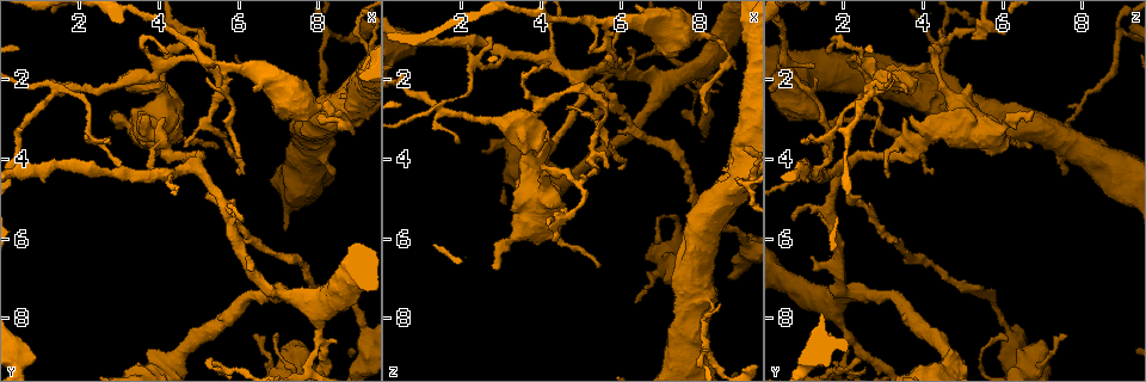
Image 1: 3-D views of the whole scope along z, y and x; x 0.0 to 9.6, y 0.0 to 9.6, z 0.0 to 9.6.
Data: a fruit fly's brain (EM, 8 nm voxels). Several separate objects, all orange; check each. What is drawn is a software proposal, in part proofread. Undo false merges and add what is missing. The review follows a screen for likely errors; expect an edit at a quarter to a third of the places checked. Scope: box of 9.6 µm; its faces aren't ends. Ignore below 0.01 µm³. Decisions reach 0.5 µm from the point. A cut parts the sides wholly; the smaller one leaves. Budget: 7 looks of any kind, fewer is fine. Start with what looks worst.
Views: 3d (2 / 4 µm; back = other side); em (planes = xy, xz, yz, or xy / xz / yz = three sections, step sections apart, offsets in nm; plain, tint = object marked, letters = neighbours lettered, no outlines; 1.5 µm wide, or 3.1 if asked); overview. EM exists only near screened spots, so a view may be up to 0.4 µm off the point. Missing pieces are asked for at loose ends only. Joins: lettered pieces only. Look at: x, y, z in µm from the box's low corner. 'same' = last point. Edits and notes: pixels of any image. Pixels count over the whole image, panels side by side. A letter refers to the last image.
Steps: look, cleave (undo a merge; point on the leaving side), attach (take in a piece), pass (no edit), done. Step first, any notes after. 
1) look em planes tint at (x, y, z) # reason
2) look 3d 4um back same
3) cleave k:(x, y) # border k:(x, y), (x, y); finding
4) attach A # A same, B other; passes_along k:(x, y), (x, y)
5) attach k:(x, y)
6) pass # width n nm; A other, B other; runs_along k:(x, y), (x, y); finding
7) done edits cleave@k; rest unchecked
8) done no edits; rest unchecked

look em yz step 8 letters at (6.10, 3.95, 1.50) # tapers out

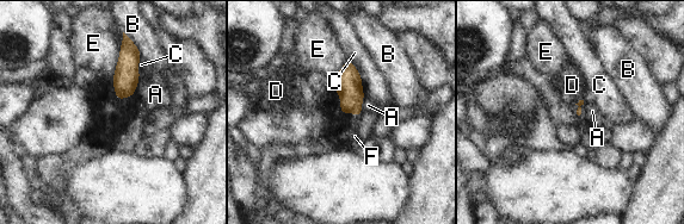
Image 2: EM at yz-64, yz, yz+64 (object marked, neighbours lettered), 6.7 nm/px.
attach F # longest_contact C 280 nm; A other, B other, C other, D other, E other, F same; it goes on there

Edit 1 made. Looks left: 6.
look 3d 4um at (5.35, 1.65, 4.20) # sharp bend

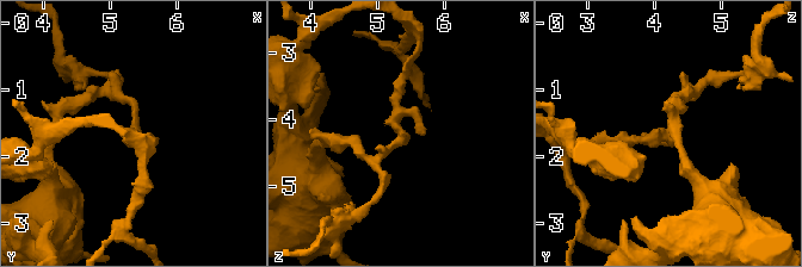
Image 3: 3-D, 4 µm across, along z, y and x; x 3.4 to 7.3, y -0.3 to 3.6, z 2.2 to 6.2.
look em planes tint at (5.35, 1.70, 4.20) # now the EM

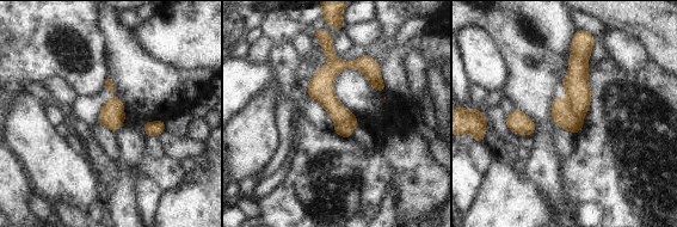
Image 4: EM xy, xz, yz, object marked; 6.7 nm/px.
look em planes letters same

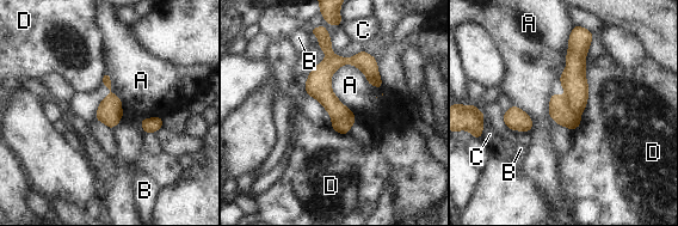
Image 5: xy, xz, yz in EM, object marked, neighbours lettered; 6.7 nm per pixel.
cleave 5:(559, 108) # A other, B other, C other, D other; border 5:(566, 98), (569, 108), (579, 117); two cells meet here

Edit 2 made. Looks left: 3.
look overview

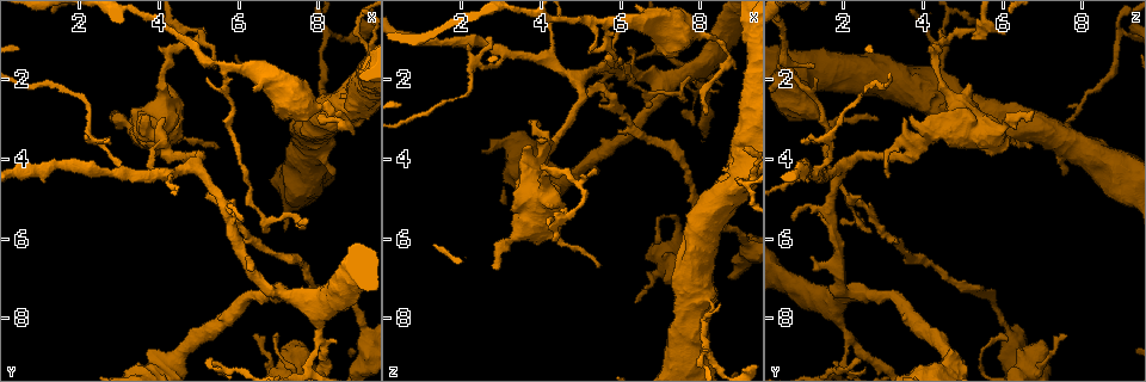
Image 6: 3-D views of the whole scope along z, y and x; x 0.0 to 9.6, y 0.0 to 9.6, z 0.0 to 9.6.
look em planes letters at (8.15, 2.95, 2.85) # an open end

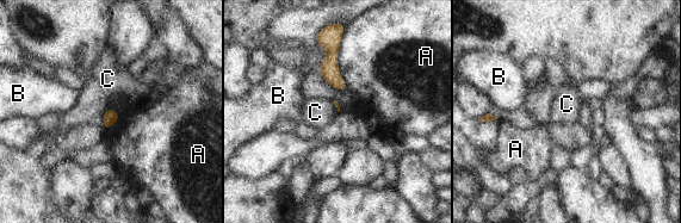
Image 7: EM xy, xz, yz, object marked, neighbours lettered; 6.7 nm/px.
pass # longest_contact A 400 nm; A other, B other, C other; border 7:(107, 107), (101, 124); none of them fits

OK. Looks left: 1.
done edits attach@2, cleave@5; rest unchecked

